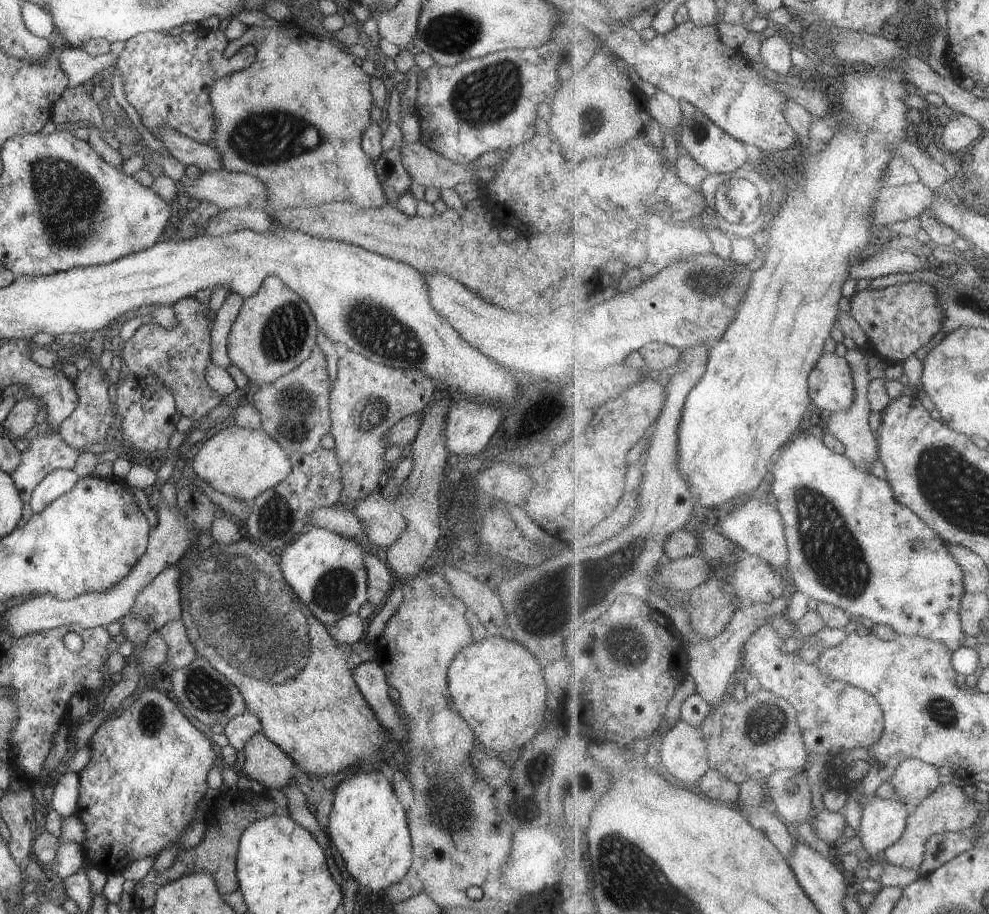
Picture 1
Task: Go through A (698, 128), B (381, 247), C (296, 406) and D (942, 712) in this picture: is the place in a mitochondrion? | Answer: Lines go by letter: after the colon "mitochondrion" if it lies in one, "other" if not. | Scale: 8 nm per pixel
A: mitochondrion
B: other
C: mitochondrion
D: mitochondrion

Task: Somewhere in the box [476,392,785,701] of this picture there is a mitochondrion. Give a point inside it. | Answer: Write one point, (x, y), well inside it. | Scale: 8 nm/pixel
(628, 649)

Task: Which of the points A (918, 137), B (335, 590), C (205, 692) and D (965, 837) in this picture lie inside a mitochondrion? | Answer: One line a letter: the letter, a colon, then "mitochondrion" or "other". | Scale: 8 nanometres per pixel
A: other
B: mitochondrion
C: mitochondrion
D: other

